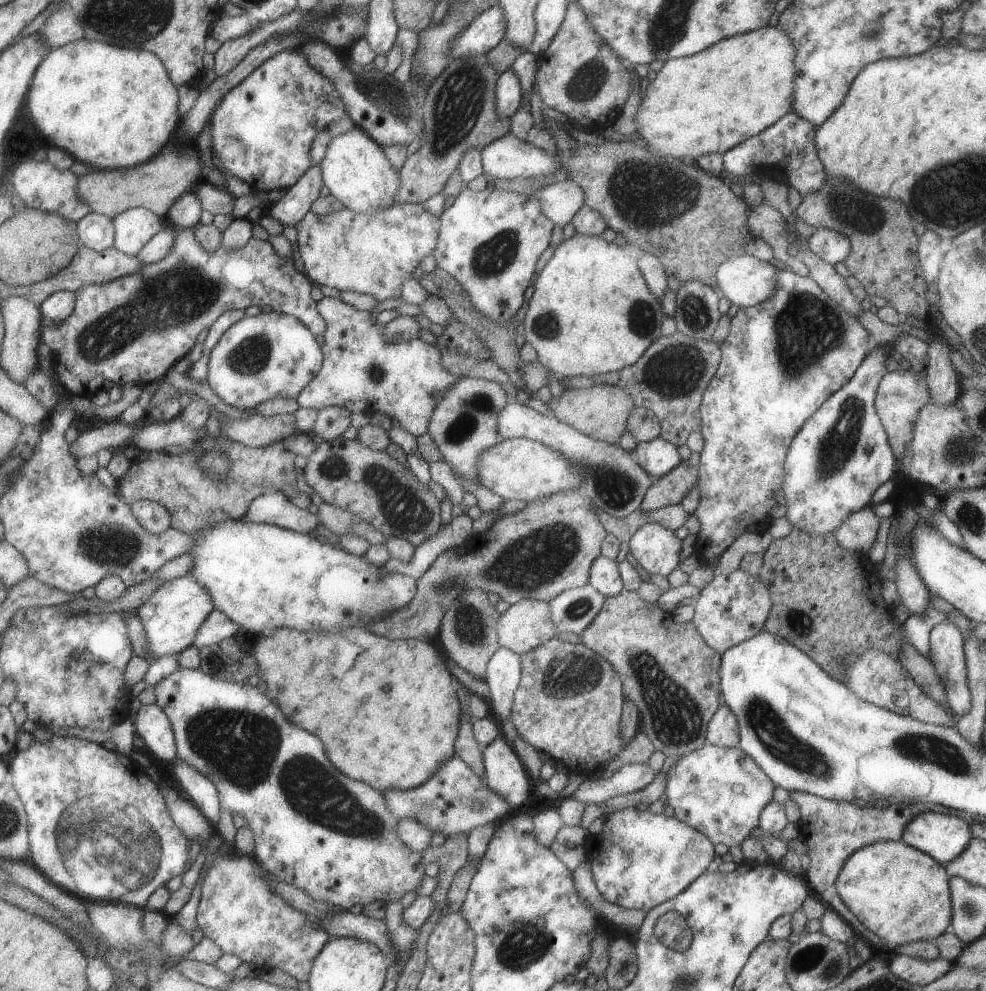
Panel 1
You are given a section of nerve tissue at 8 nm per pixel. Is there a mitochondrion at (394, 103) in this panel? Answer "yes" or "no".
yes

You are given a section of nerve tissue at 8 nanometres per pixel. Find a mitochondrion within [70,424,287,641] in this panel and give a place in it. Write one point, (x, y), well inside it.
(118, 545)

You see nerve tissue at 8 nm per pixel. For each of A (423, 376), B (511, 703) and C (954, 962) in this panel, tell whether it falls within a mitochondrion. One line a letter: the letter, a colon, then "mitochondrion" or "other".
A: other
B: other
C: other

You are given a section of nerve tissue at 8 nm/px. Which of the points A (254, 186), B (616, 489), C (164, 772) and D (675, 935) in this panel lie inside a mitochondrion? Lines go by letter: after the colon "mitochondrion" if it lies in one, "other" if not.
A: other
B: mitochondrion
C: other
D: mitochondrion

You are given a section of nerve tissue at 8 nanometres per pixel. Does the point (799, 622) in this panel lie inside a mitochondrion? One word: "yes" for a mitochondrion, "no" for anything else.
yes

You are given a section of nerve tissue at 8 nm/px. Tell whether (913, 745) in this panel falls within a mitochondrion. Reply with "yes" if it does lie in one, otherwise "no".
yes

